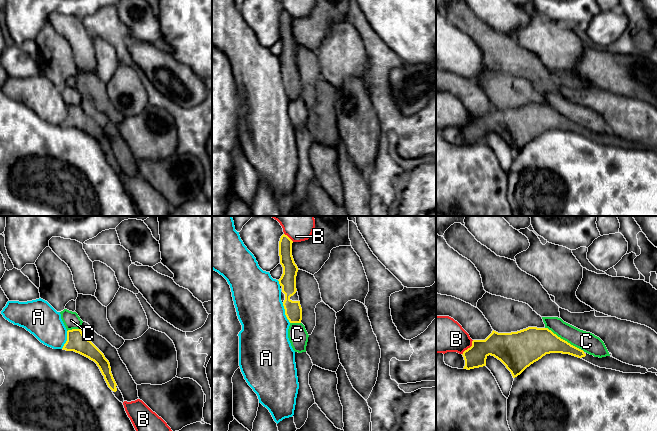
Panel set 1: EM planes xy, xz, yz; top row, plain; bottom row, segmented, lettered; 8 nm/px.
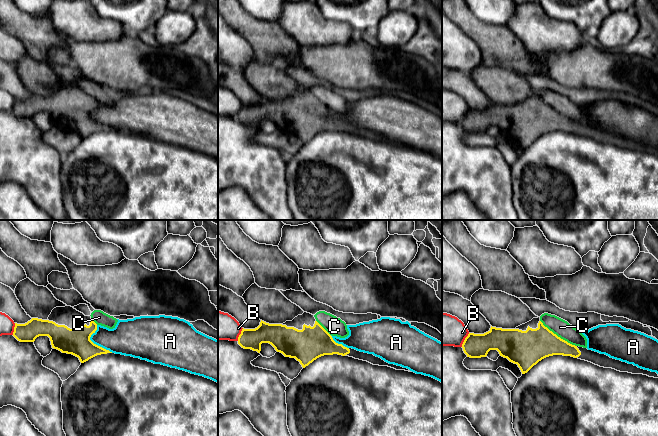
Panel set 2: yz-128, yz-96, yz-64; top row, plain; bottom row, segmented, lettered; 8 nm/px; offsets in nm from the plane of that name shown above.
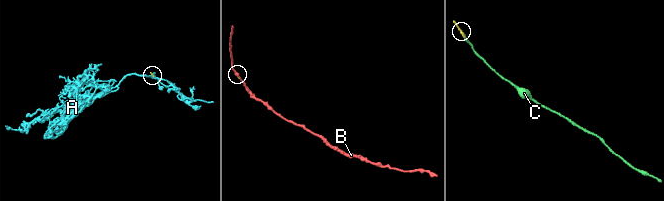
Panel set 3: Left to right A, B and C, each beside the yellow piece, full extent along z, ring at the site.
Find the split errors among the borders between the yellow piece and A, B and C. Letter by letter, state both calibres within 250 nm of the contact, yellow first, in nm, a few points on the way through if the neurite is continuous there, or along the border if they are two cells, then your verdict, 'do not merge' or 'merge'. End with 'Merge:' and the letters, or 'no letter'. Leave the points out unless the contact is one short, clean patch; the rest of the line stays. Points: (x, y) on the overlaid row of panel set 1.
A: 140/380 nm | do not merge
B: 200/300 nm | do not merge
C: 260/160 nm | along yz (545, 327), (584, 351) | do not merge
Merge: no letter

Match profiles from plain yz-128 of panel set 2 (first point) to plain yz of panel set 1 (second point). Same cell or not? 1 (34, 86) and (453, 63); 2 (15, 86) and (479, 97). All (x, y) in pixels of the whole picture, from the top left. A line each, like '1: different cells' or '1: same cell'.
1: different cells
2: same cell

